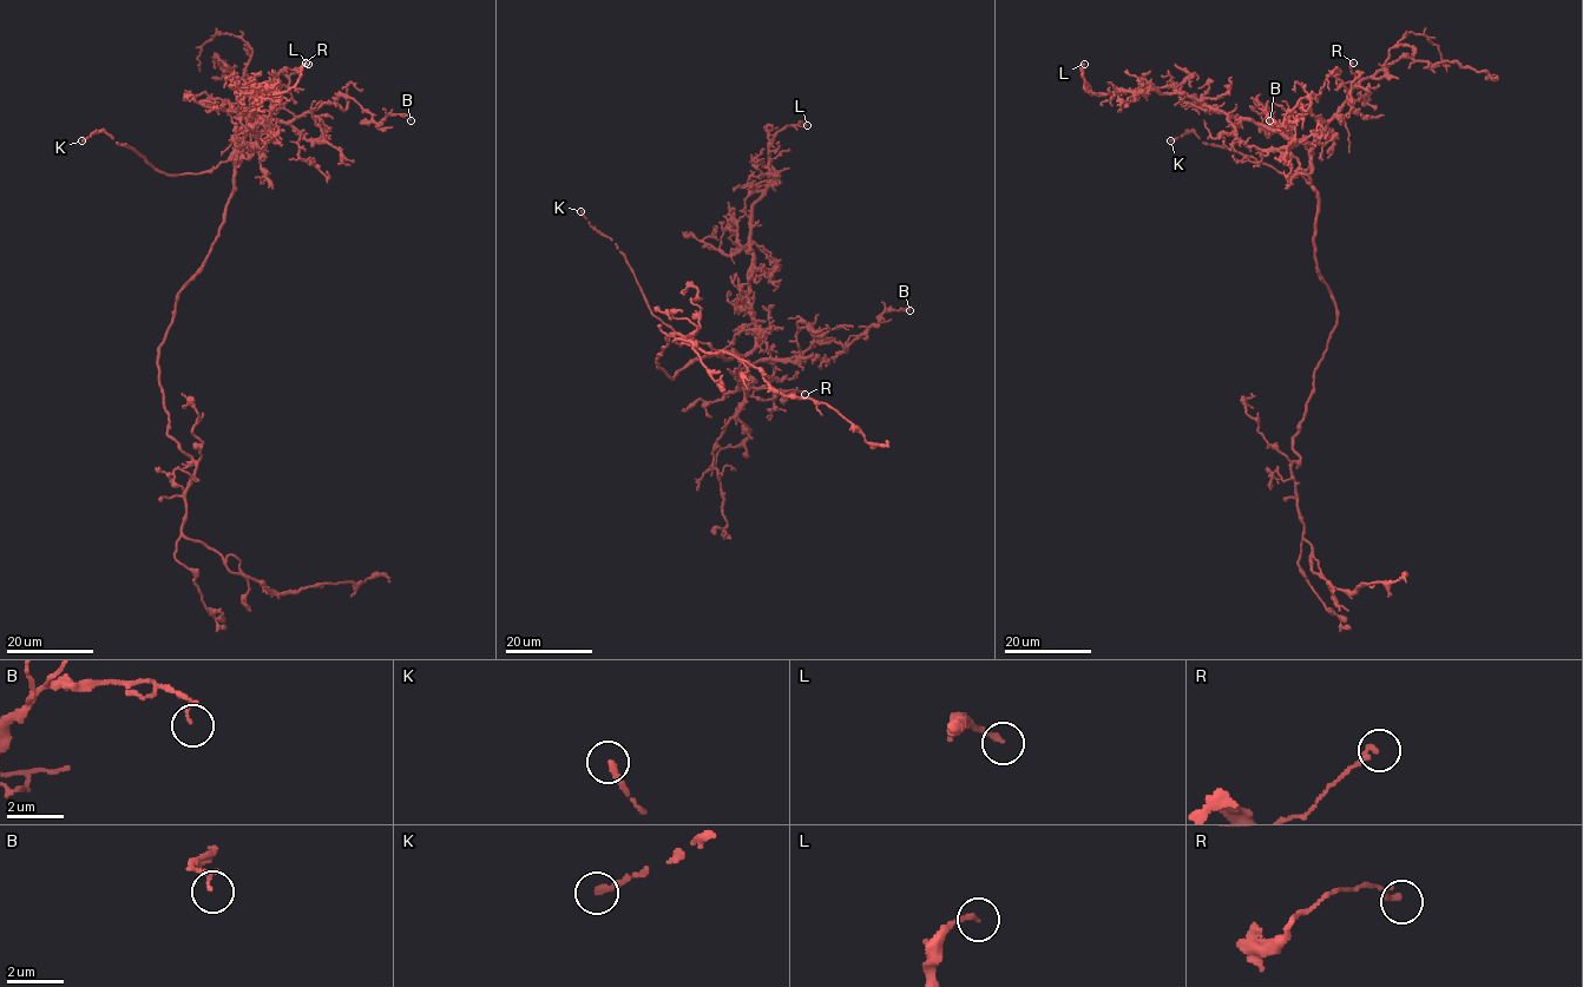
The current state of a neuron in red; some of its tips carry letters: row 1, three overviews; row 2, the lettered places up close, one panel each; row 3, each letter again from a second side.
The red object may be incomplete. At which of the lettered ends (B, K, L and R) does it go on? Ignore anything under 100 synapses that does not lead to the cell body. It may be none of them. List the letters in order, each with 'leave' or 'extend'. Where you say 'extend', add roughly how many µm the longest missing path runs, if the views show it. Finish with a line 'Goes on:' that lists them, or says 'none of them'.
B: leave
K: extend; missing 8 µm
L: leave
R: leave
Goes on: K

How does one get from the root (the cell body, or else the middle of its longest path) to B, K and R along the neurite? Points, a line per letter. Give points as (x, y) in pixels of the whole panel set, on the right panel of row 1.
B: (1334, 327), (1309, 178), (1326, 124), (1300, 105), (1309, 107), (1306, 98), (1280, 127), (1269, 120)
K: (1334, 327), (1337, 304), (1315, 258), (1311, 157), (1301, 173), (1283, 175), (1206, 144), (1194, 131), (1170, 140)
R: (1334, 327), (1337, 304), (1315, 258), (1318, 198), (1309, 178), (1311, 150), (1346, 91), (1351, 102), (1353, 63)

